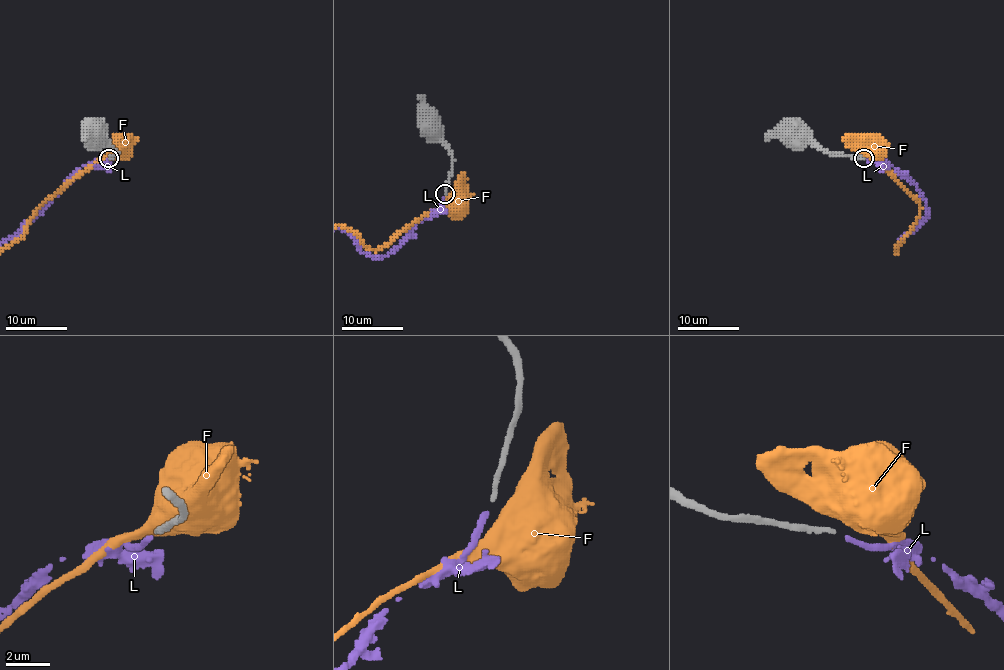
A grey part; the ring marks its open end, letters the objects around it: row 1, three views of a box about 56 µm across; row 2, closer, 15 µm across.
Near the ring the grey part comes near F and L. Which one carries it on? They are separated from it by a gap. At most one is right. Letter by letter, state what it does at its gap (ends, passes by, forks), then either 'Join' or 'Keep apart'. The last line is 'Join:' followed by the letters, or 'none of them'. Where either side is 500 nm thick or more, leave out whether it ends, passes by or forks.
F: Keep apart
L: It ends there. Join
Join: L

